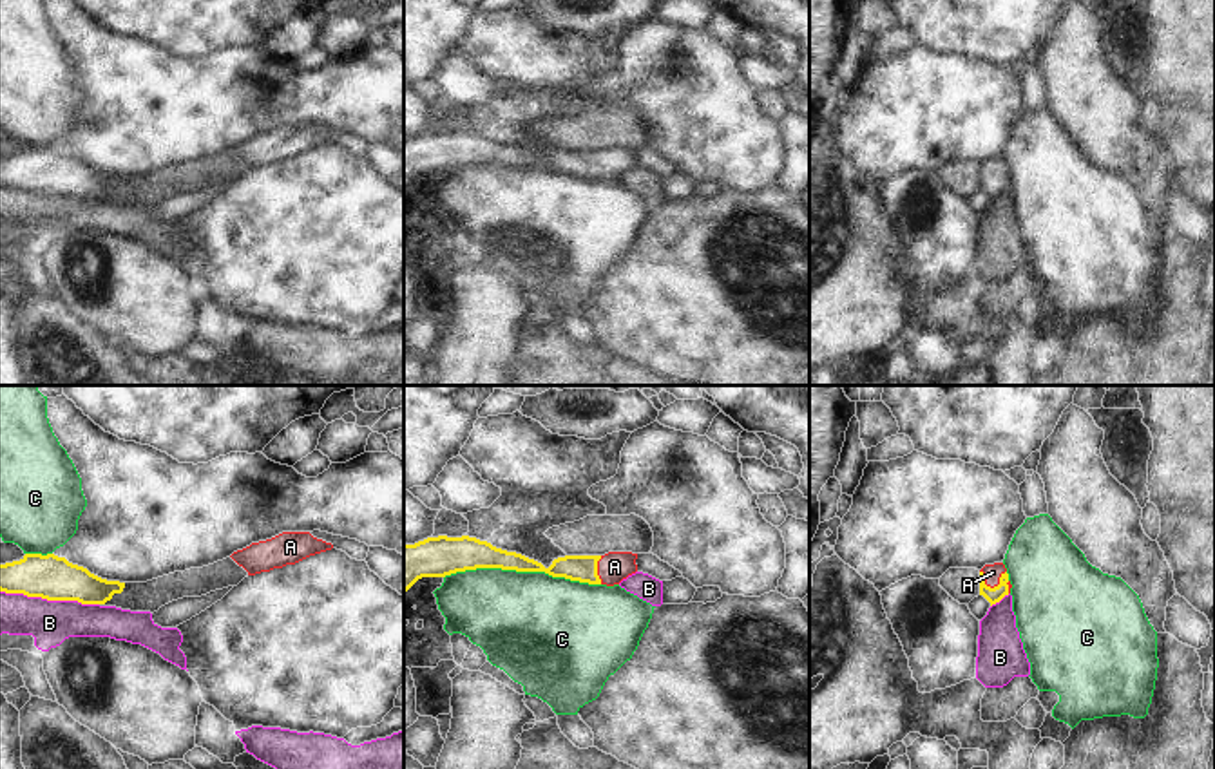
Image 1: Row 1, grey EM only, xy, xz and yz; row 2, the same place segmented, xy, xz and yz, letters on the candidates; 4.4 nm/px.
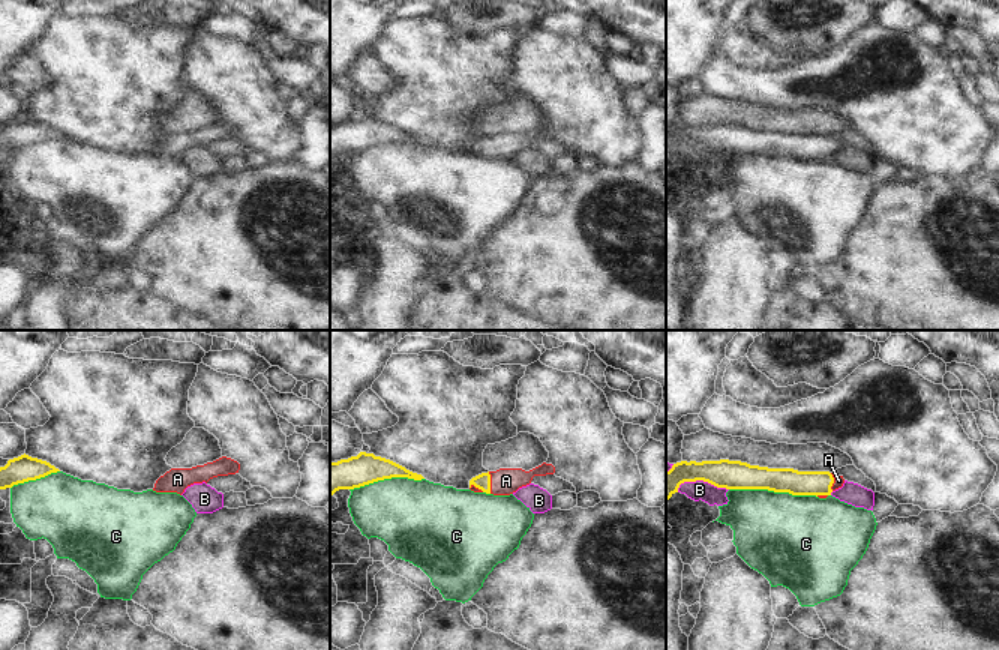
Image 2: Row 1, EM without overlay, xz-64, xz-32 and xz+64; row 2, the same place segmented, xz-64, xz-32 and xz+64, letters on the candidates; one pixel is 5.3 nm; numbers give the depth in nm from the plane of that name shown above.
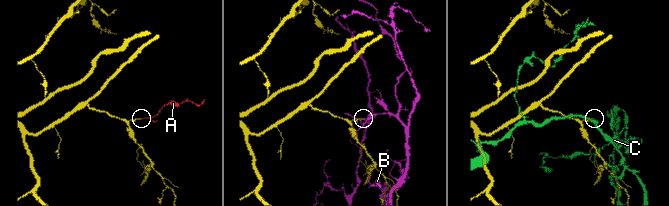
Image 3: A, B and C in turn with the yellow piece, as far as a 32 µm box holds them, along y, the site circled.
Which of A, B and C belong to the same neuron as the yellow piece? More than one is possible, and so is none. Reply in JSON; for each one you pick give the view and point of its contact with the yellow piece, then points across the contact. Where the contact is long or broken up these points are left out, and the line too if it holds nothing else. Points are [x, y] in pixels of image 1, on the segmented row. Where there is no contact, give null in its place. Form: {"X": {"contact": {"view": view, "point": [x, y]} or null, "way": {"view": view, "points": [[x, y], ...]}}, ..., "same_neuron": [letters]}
{"A": {"contact": {"view": "yz", "point": [989, 587]}, "way": {"view": "yz", "points": [[996, 594], [989, 587], [993, 572]]}}, "same_neuron": ["A"]}

